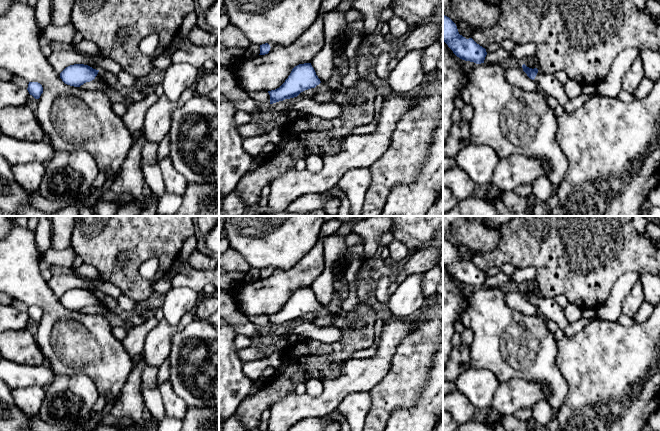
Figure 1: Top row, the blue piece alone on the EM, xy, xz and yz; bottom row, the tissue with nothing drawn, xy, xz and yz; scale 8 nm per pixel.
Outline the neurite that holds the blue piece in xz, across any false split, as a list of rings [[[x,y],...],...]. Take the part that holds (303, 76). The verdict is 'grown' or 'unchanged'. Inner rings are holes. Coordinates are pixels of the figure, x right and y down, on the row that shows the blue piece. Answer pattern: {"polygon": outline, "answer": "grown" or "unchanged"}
{"polygon": [[[304,63],[295,66],[285,82],[277,89],[268,91],[270,95],[270,104],[297,97],[301,92],[313,88],[315,95],[312,99],[319,104],[330,103],[333,100],[336,90],[329,87],[327,83],[321,82],[311,63]]], "answer": "grown"}

